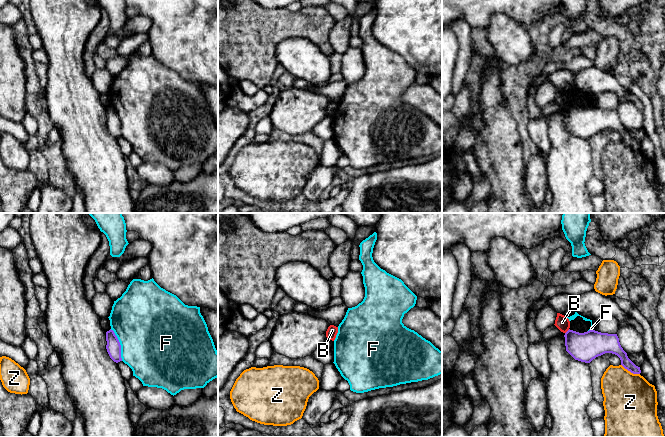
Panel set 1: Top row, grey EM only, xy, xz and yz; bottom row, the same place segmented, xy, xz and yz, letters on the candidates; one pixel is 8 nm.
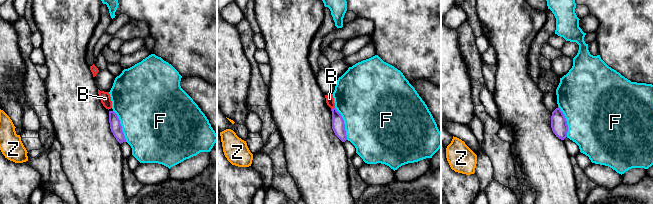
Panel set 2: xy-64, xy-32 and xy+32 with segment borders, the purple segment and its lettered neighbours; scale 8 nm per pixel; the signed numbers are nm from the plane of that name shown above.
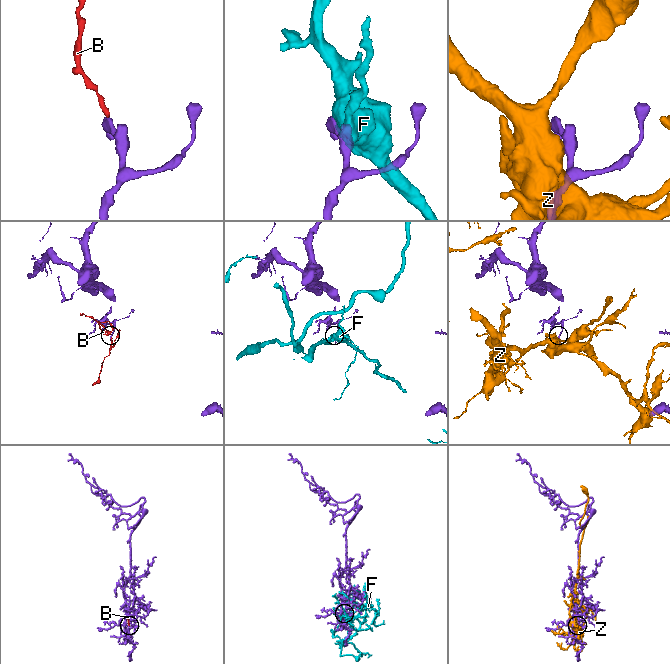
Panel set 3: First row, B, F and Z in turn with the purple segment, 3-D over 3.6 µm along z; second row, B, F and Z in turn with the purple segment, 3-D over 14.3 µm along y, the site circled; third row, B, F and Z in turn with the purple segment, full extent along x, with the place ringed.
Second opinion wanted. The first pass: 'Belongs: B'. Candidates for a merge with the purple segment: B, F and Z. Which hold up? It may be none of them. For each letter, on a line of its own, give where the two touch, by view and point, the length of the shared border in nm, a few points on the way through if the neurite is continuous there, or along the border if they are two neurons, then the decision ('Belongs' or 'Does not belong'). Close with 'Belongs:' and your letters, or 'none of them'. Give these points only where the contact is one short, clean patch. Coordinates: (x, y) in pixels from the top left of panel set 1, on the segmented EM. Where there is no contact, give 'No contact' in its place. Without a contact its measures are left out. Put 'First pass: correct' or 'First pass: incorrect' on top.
First pass: incorrect
B: Touches purple at yz (567, 331). Shared border 50 nm. Boundary: yz (569, 329), (565, 333). Does not belong
F: Touches purple at xy (119, 344). Shared border 280 nm. Does not belong
Z: Touches purple at yz (630, 371). Shared border 170 nm. Does not belong
Belongs: none of them

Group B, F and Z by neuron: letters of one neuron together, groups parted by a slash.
B / F / Z

